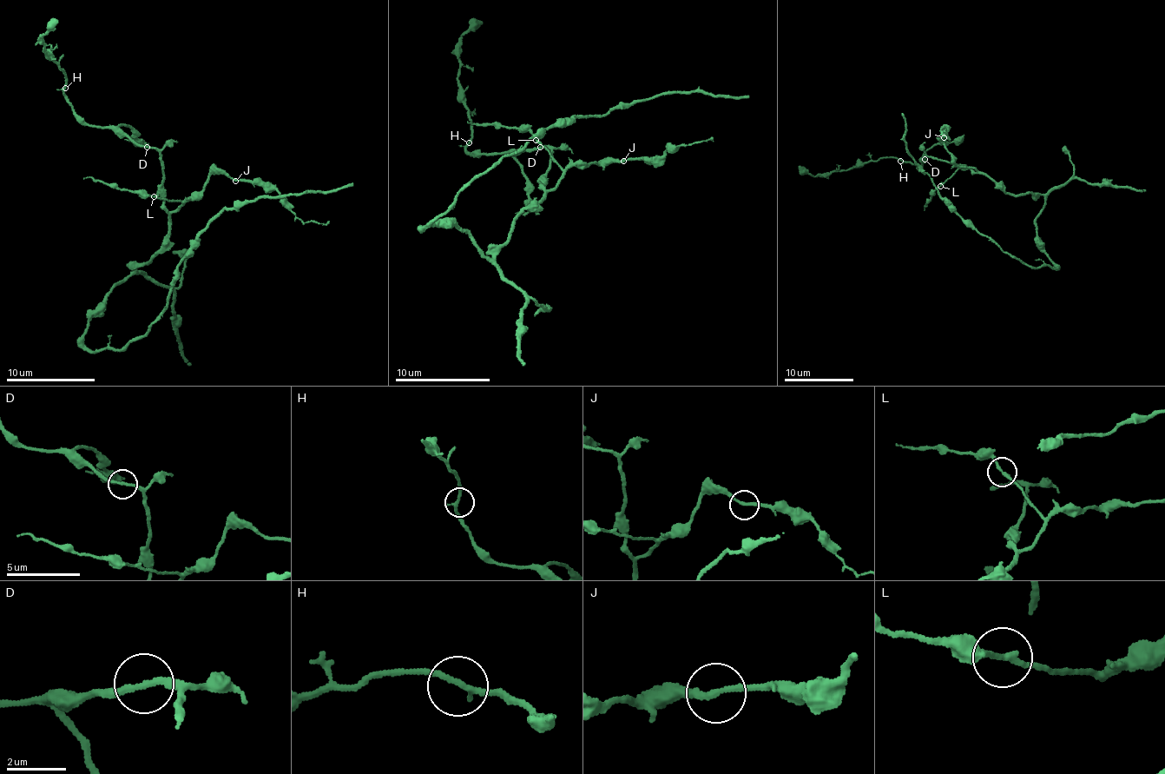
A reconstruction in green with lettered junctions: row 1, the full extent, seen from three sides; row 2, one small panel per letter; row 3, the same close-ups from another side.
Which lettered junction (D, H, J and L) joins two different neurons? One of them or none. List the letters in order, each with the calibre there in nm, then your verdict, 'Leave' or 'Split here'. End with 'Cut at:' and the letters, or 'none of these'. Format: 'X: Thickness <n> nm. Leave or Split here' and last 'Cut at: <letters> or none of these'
D: Thickness 190 nm. Leave
H: Thickness 190 nm. Leave
J: Thickness 190 nm. Leave
L: Thickness 190 nm. Leave
Cut at: none of these

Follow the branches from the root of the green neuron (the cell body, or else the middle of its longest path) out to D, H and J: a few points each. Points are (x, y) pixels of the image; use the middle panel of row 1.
D: (476, 246), (484, 256), (492, 257), (508, 238), (514, 216), (543, 195), (551, 149), (541, 148)
H: (476, 246), (492, 257), (514, 216), (543, 195), (551, 149), (479, 156), (466, 151), (469, 142)
J: (476, 246), (484, 256), (492, 257), (508, 238), (514, 216), (546, 195), (568, 168), (588, 163), (623, 161)

